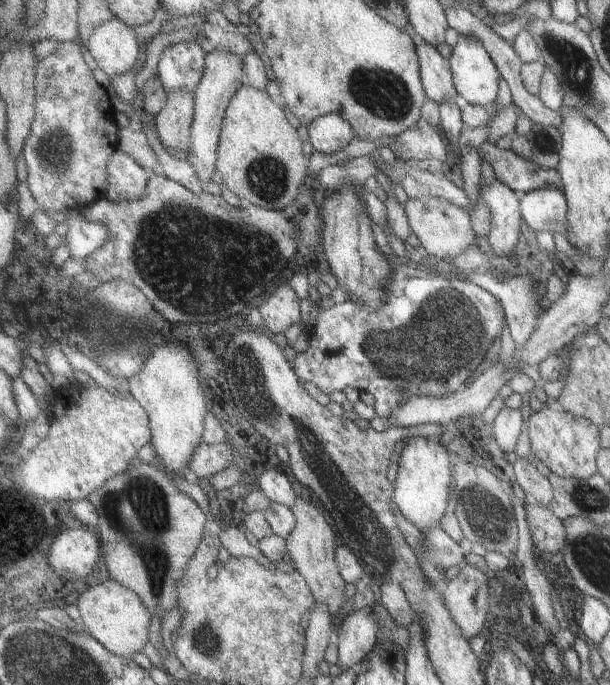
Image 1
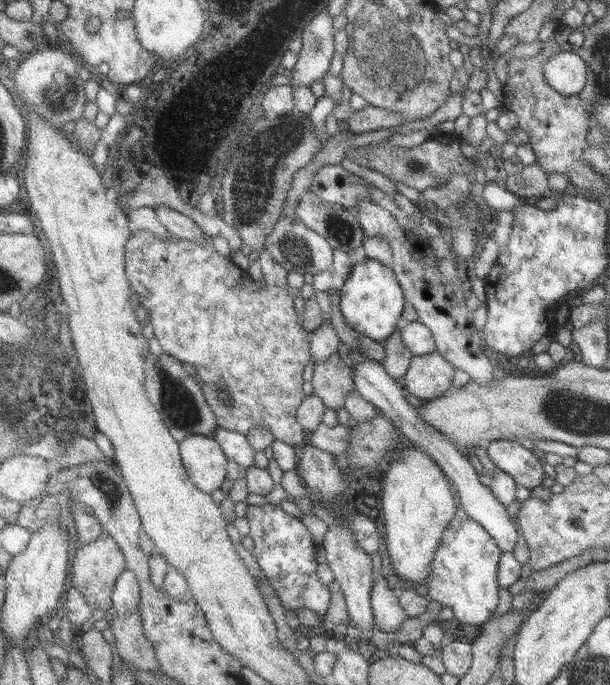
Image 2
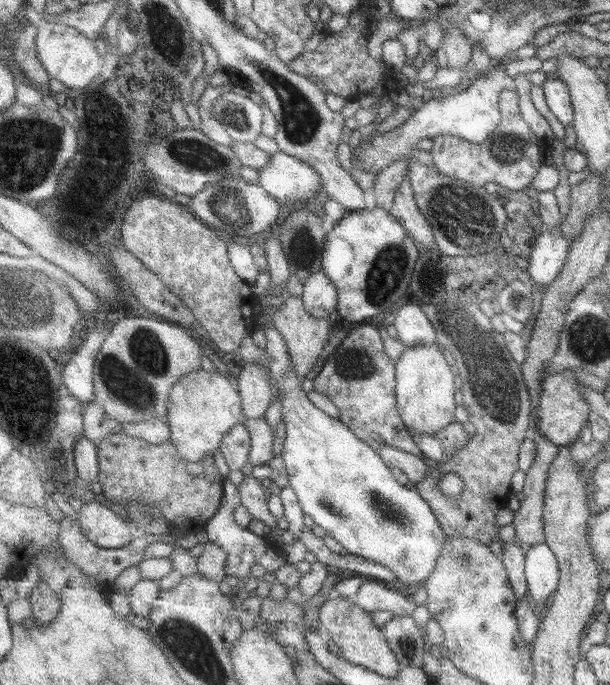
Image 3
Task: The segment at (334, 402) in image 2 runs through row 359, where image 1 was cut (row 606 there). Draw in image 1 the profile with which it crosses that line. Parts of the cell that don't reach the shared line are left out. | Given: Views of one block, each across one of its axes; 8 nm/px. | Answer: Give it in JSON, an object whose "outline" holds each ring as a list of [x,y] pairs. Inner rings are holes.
{"outline":[[[300,498],[293,510],[297,516],[296,530],[287,538],[292,563],[309,582],[310,588],[317,598],[317,604],[326,604],[330,608],[332,616],[338,615],[344,604],[348,602],[346,597],[348,584],[342,576],[337,561],[337,548],[341,539],[334,532],[328,518],[324,516],[322,508],[316,508],[308,500]]]}

